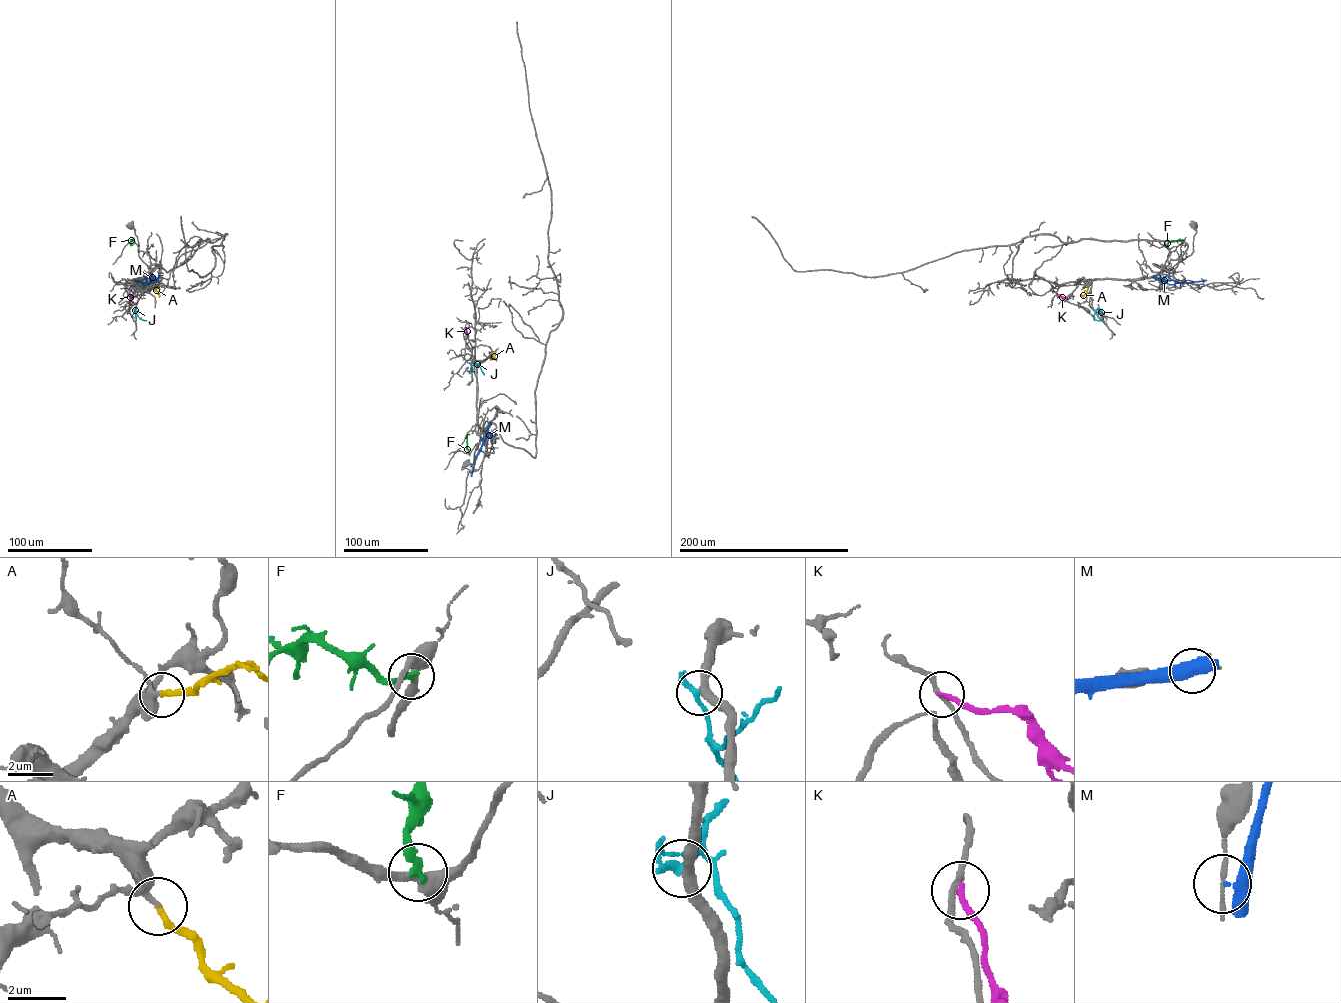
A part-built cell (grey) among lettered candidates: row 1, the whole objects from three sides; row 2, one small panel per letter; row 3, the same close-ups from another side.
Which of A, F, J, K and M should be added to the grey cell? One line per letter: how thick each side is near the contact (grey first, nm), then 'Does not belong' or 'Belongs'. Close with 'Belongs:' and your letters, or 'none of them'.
A: Thickness 180 nm (grey) against 240 nm. Belongs
F: Thickness 360 nm (grey) against 280 nm. Does not belong
J: Thickness 360 nm (grey) against 240 nm. Does not belong
K: Thickness 190 nm (grey) against 200 nm. Does not belong
M: Thickness 200 nm (grey) against 280 nm. Does not belong
Belongs: A

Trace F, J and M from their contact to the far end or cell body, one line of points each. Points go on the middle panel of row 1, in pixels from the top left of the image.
F: (468, 453), (466, 437), (470, 434)
J: (470, 364), (477, 363), (484, 375)
M: (471, 475), (490, 422)

